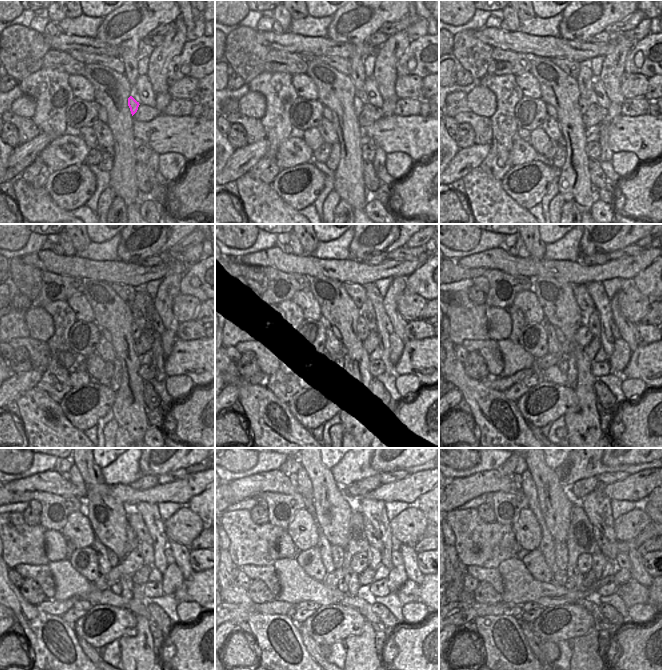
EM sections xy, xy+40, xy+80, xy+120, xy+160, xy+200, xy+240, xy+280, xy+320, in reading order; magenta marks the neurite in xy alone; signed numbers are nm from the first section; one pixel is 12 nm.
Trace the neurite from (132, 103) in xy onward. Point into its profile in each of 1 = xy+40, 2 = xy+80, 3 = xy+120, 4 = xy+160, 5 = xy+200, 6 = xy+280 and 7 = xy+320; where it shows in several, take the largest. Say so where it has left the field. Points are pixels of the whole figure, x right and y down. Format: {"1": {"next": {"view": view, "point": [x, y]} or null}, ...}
{"1": {"next": {"view": "xy+40", "point": [358, 103]}}, "2": {"next": {"view": "xy+80", "point": [583, 103]}}, "3": {"next": {"view": "xy+120", "point": [136, 330]}}, "4": {"next": {"view": "xy+160", "point": [362, 330]}}, "5": {"next": {"view": "xy+200", "point": [583, 336]}}, "6": {"next": {"view": "xy+280", "point": [359, 562]}}, "7": {"next": {"view": "xy+320", "point": [584, 560]}}}

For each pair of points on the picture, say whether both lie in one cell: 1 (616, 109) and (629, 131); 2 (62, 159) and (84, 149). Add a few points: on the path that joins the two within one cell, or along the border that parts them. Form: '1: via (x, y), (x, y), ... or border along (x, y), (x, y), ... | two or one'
1: border along (621, 113), (609, 120) | two
2: via (67, 159), (71, 161), (79, 154) | one

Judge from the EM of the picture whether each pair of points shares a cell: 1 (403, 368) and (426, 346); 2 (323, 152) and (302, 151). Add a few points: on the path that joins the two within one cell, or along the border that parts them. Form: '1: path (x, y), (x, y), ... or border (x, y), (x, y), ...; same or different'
1: path (409, 363), (420, 352); same
2: border (314, 151), (311, 160); different

